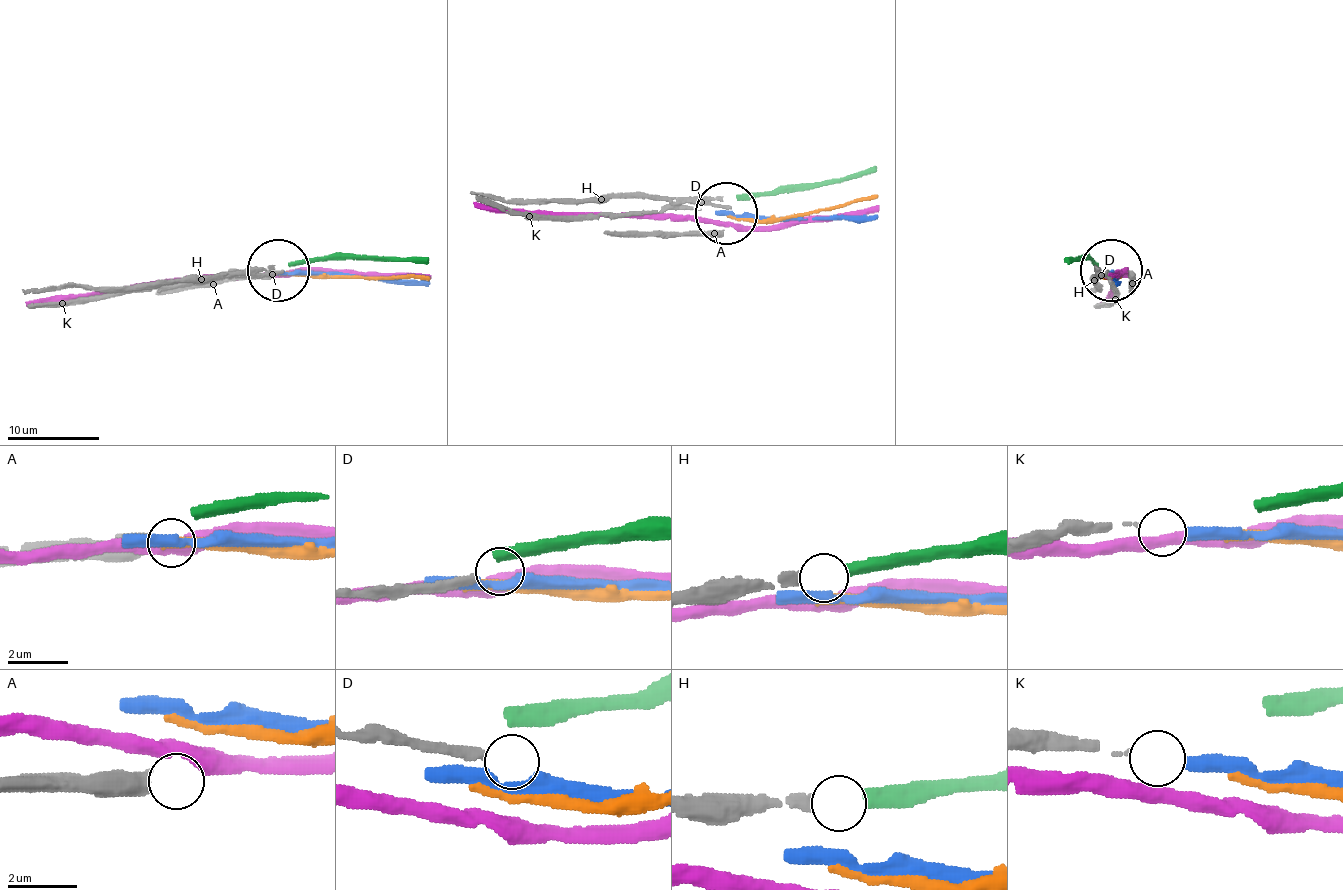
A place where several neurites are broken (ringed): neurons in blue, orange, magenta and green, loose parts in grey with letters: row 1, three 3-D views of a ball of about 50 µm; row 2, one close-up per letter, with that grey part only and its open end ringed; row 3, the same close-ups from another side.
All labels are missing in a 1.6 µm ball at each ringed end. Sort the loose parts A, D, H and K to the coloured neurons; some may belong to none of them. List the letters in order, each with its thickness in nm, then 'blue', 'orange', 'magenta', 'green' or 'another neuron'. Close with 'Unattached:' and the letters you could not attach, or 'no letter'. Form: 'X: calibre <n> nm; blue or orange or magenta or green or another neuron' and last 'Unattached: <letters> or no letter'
A: calibre 500 nm; another neuron
D: calibre 240 nm; another neuron
H: calibre 240 nm; green
K: calibre 70 nm; blue
Unattached: A, D

